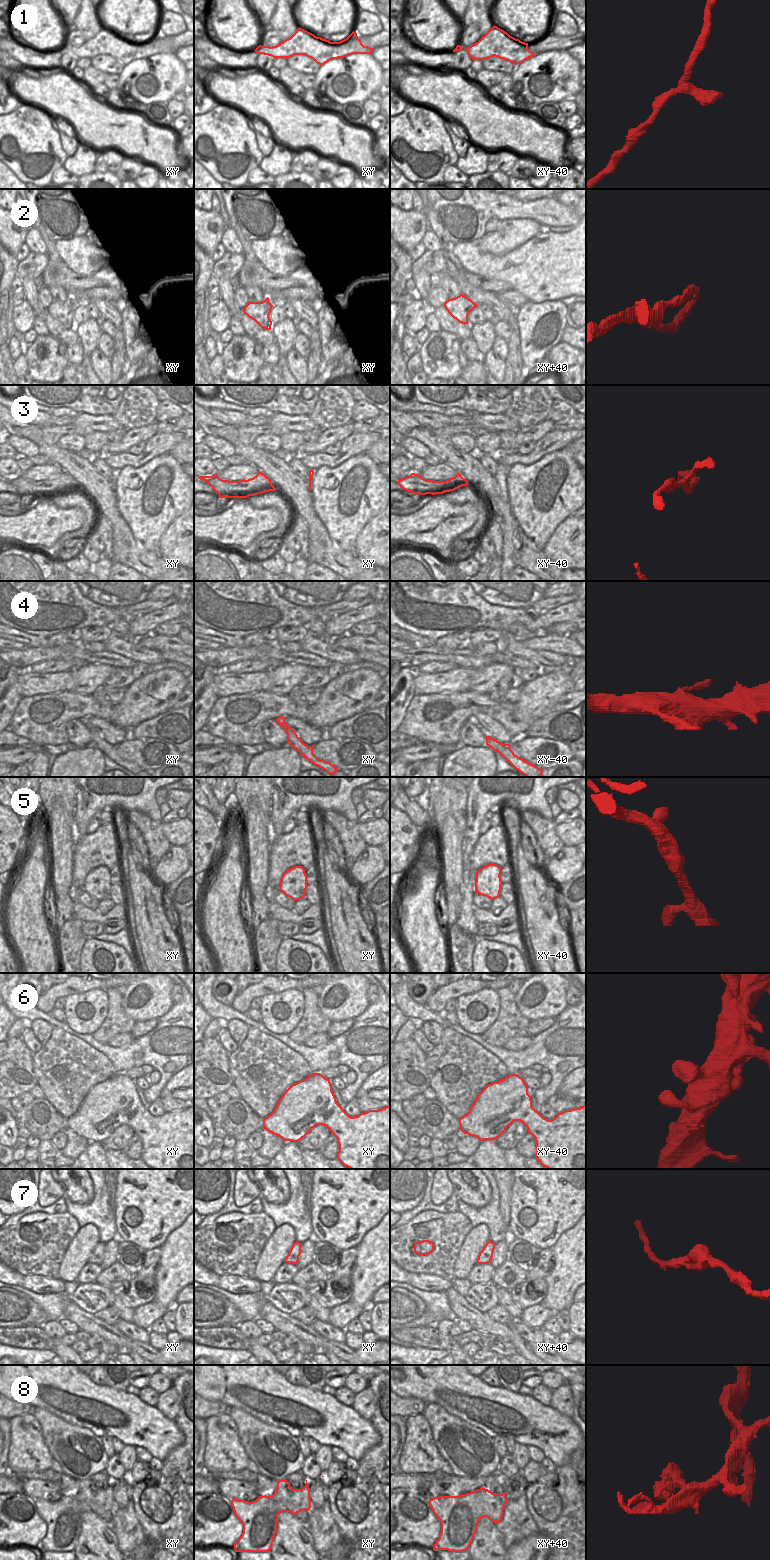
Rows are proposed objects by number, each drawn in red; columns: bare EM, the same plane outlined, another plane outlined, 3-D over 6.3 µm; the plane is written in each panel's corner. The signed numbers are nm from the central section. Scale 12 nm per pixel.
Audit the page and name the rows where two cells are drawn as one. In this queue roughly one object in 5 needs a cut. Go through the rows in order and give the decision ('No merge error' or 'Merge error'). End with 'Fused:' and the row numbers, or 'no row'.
1: No merge error
2: No merge error
3: Merge error
4: No merge error
5: No merge error
6: No merge error
7: No merge error
8: No merge error
Fused: 3

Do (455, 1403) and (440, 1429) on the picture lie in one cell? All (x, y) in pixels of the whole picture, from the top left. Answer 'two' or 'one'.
two

